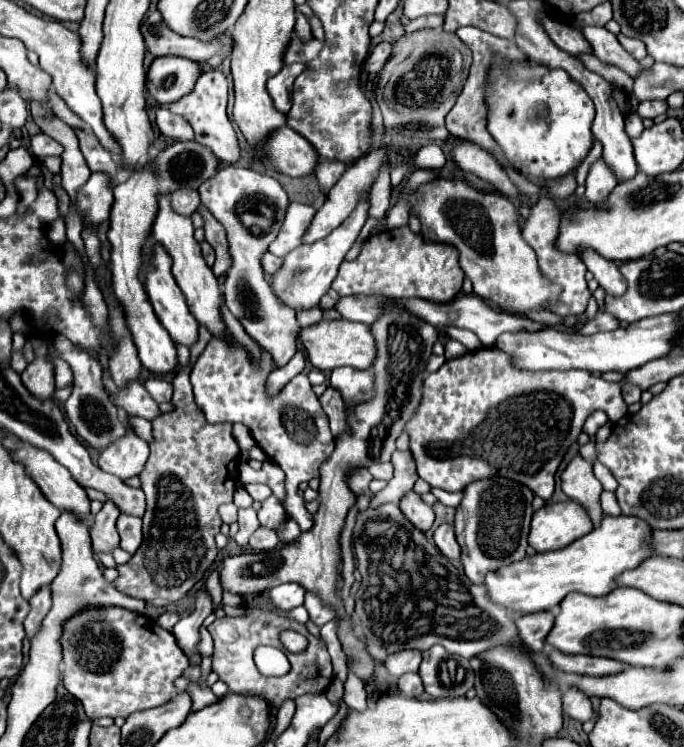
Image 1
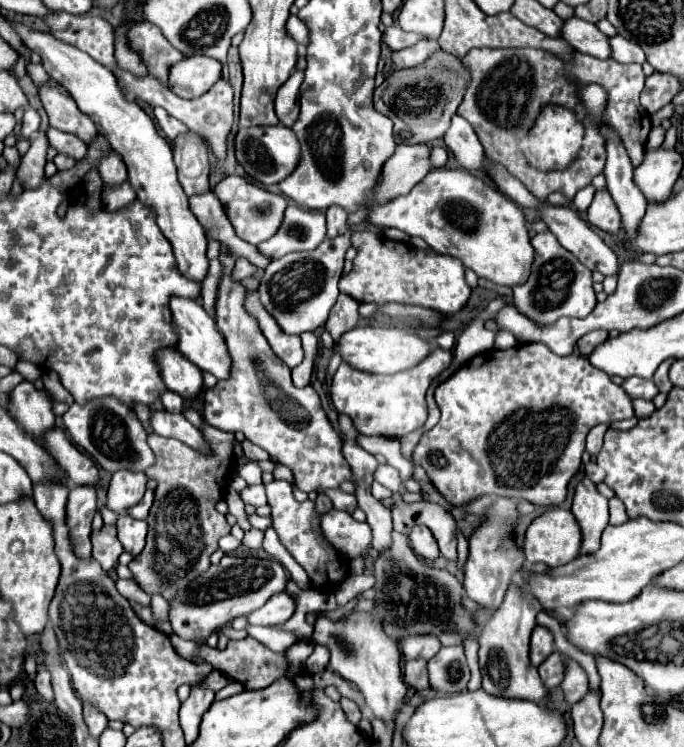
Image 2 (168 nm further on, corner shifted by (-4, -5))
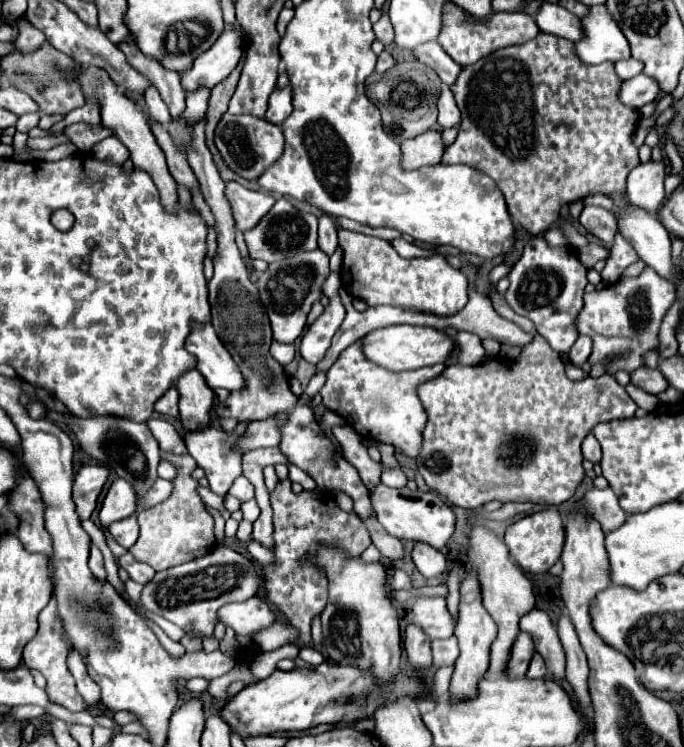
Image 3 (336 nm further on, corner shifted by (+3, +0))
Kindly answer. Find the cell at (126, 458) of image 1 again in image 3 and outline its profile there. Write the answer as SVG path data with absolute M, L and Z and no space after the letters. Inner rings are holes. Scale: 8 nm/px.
M117 478L111 484L111 488L109 488L109 492L103 500L103 506L101 506L101 512L99 512L101 526L111 526L113 522L129 518L135 512L137 512L135 490L131 490L129 482L125 482L123 478Z

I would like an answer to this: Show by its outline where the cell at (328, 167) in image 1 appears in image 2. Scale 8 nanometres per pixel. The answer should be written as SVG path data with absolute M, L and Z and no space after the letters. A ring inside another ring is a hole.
M328 207L326 211L326 219L328 219L328 237L336 237L346 233L346 217L348 213L342 211L342 207Z

